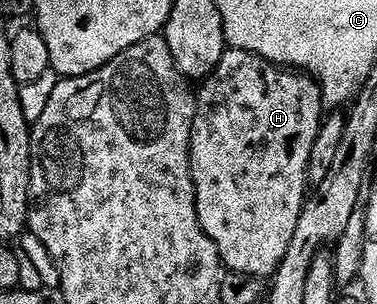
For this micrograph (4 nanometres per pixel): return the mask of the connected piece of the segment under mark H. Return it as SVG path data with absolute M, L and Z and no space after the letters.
M229 49L217 68L200 84L201 92L196 92L197 108L189 129L187 171L193 181L197 226L213 244L220 262L225 262L237 275L258 275L268 280L277 272L291 245L306 194L305 170L317 143L323 112L320 88L311 83L309 87L308 82L310 80L300 74L266 66L248 51Z

